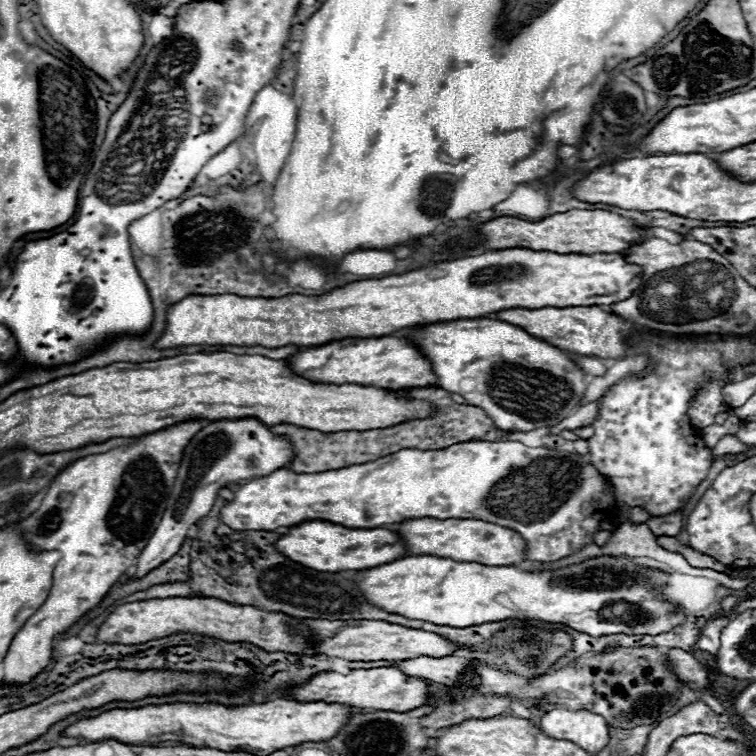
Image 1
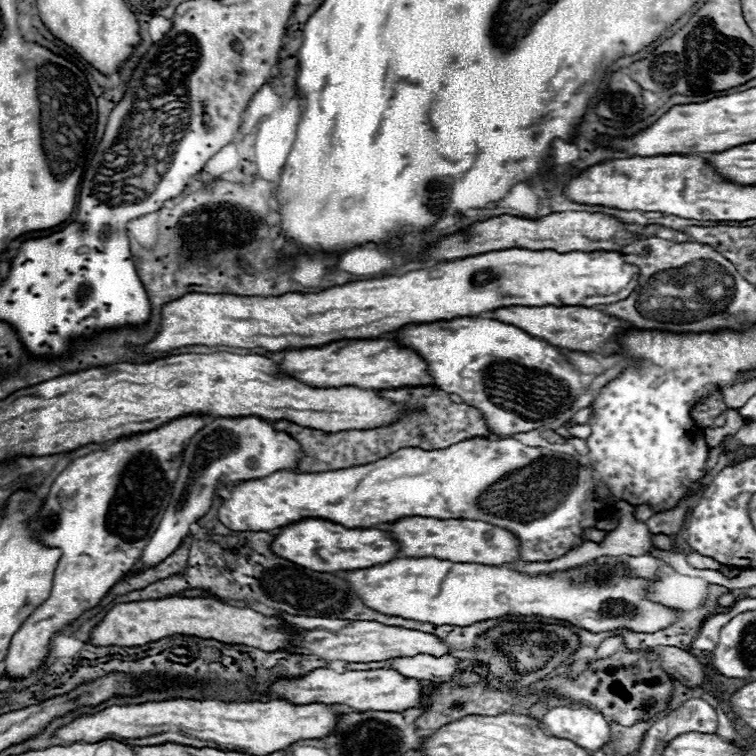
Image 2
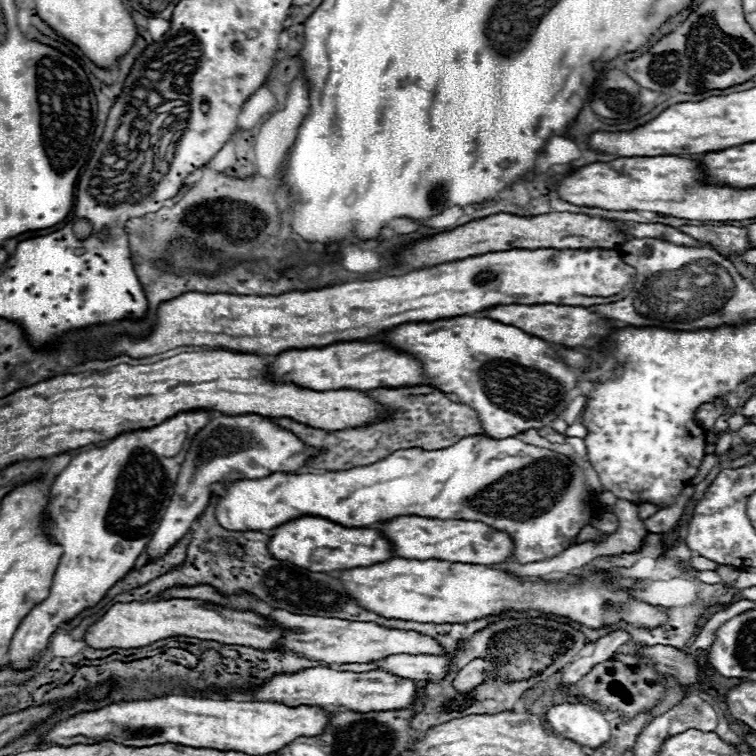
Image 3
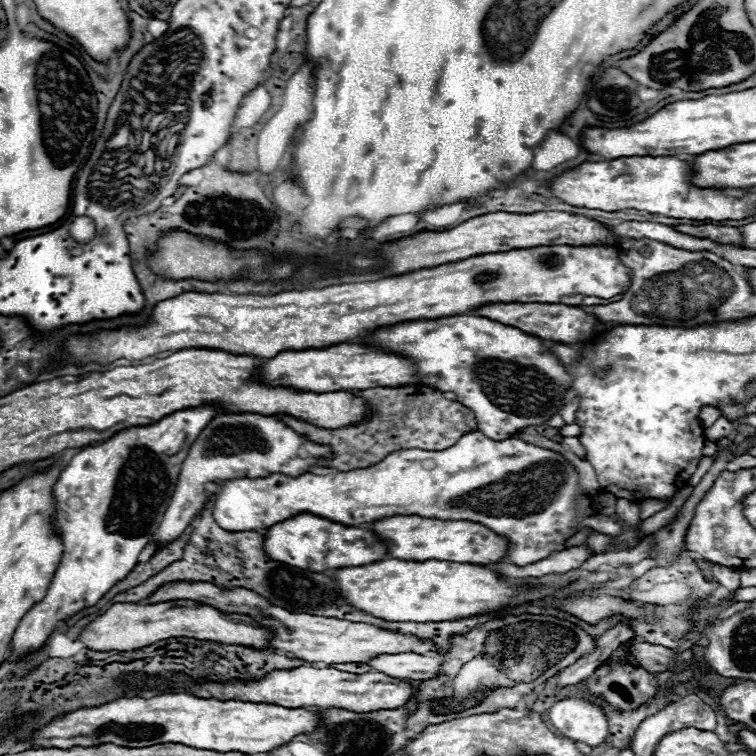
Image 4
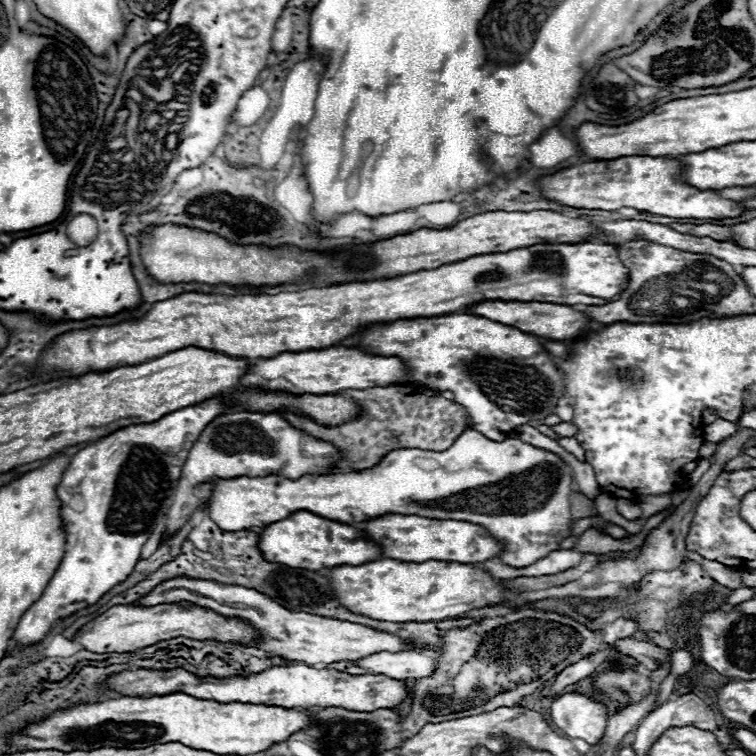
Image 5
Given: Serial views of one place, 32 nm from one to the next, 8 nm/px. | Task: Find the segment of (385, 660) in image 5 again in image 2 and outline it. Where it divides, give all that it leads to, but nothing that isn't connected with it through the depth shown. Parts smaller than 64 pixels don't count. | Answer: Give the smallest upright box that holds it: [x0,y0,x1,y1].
[386,654,458,682]

